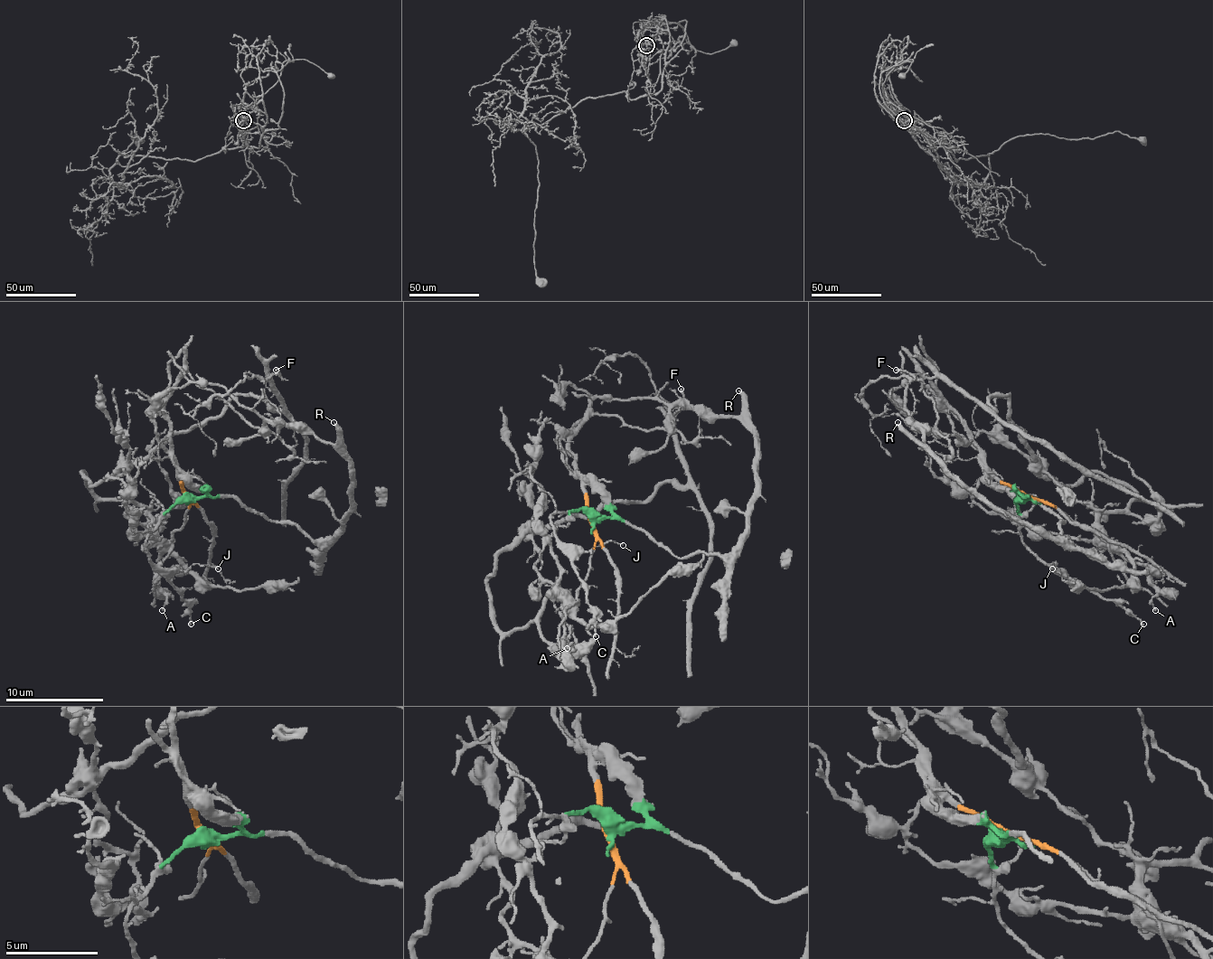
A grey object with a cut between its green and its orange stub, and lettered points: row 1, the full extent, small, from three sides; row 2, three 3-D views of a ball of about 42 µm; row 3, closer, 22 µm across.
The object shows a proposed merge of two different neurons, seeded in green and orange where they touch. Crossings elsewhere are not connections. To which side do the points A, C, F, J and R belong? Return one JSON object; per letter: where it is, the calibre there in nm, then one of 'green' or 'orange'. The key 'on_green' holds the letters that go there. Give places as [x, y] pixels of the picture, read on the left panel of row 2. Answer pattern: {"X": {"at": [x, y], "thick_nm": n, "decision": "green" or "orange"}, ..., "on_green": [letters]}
{"A": {"at": [162, 610], "thick_nm": 150, "decision": "orange"}, "C": {"at": [191, 624], "thick_nm": 170, "decision": "green"}, "F": {"at": [276, 370], "thick_nm": 180, "decision": "orange"}, "J": {"at": [218, 568], "thick_nm": 110, "decision": "green"}, "R": {"at": [333, 422], "thick_nm": 260, "decision": "green"}, "on_green": ["C", "J", "R"]}

